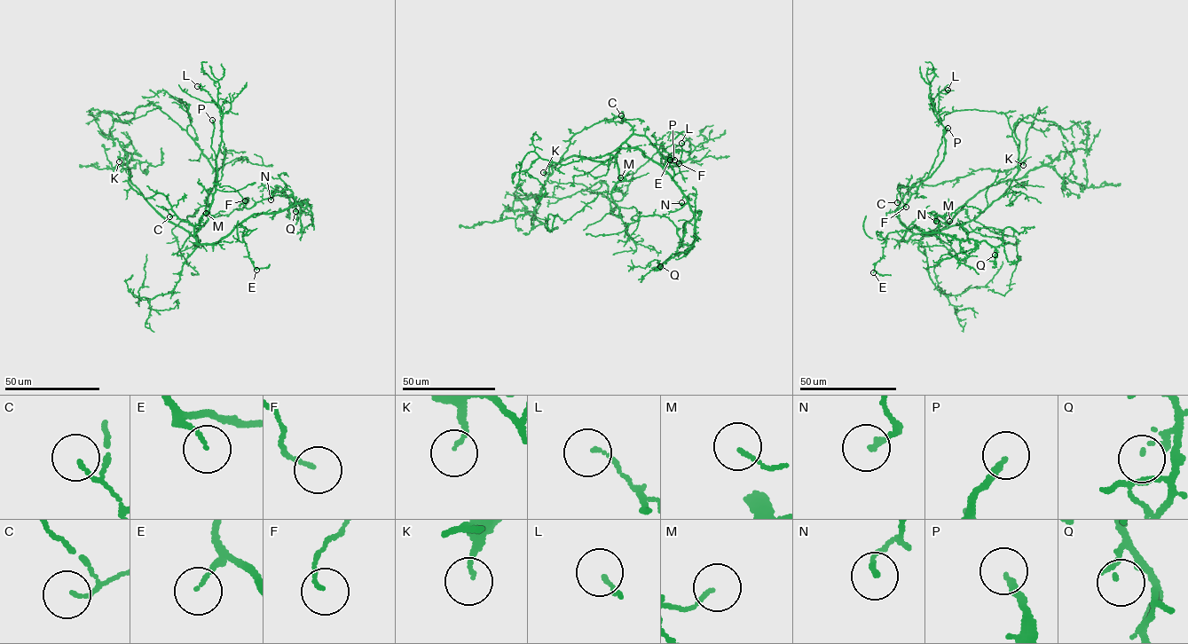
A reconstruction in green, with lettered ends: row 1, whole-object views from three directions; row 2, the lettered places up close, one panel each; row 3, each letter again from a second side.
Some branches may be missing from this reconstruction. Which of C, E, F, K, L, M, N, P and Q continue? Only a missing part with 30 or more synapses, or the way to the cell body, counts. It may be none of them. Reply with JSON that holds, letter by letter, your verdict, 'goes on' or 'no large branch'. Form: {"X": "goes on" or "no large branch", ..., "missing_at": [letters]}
{"C": "no large branch", "E": "no large branch", "F": "no large branch", "K": "no large branch", "L": "no large branch", "M": "no large branch", "N": "no large branch", "P": "goes on", "Q": "goes on", "missing_at": ["P", "Q"]}

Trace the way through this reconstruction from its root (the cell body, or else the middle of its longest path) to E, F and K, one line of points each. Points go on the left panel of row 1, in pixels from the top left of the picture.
E: (195, 233), (198, 243), (213, 245), (240, 223), (245, 228), (242, 238), (256, 270)
F: (195, 233), (193, 237), (195, 226), (208, 209), (217, 184), (230, 186), (245, 200)
K: (195, 233), (162, 194), (145, 198), (131, 188), (129, 169), (122, 168), (121, 158), (119, 161)

